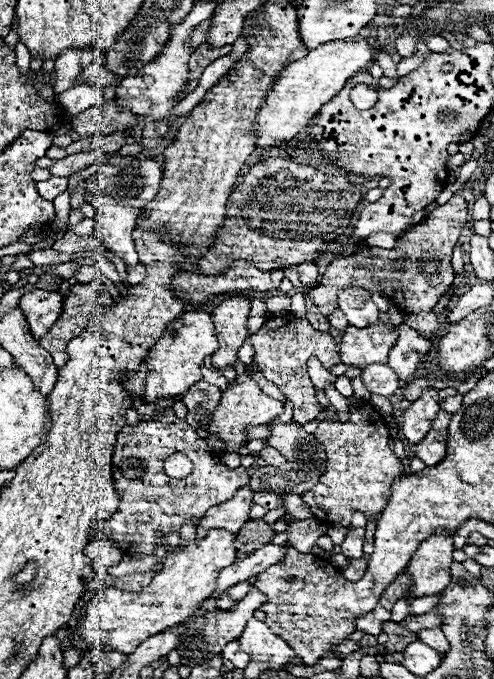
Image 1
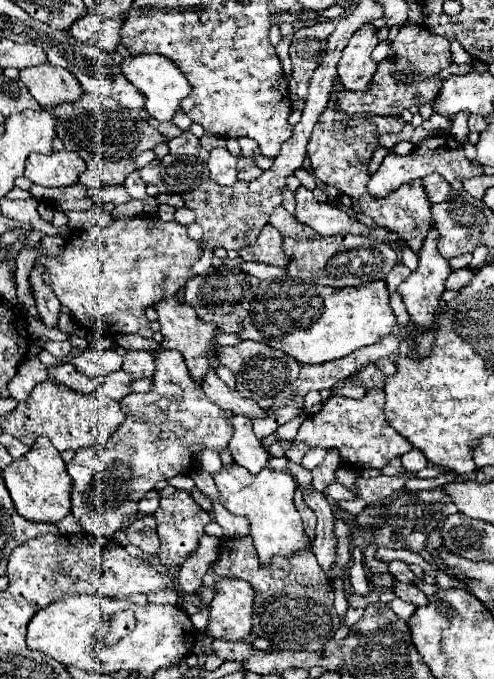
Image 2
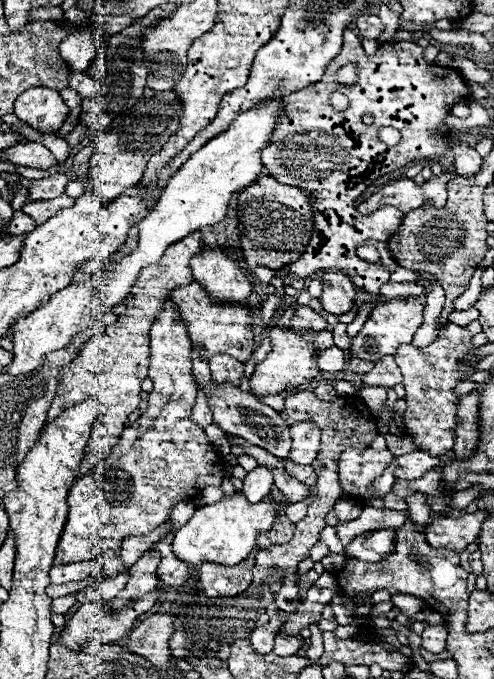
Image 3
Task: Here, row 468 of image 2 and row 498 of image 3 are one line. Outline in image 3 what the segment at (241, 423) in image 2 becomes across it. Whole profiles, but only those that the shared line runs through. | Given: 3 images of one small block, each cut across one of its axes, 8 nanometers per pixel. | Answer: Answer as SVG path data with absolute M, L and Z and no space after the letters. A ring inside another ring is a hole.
M258 466L246 474L242 492L246 494L246 498L250 498L250 502L258 502L270 494L272 484L274 484L272 472L266 466Z

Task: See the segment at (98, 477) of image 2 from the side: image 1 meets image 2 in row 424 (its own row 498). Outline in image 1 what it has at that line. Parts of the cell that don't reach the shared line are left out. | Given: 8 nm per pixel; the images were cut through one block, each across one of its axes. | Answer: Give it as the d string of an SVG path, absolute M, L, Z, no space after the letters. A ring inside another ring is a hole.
M164 412L148 422L126 424L118 432L112 456L112 478L120 496L118 512L102 524L94 524L96 528L90 530L88 538L110 538L124 554L152 554L156 544L162 544L160 536L180 530L186 520L198 524L208 508L228 502L242 484L248 484L242 466L236 470L226 468L216 454L208 452L206 440L198 438L196 430L186 422L180 422L174 412ZM174 452L182 452L192 460L194 470L190 476L178 480L164 474L164 460Z

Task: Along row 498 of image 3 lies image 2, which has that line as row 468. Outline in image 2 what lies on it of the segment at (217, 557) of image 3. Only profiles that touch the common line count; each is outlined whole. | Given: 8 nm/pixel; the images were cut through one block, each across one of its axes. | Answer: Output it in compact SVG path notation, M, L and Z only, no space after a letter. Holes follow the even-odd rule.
M222 464L222 470L214 474L216 488L220 492L218 502L222 502L232 514L244 516L250 524L250 536L258 550L258 558L262 564L270 564L272 556L292 556L298 550L310 548L310 538L304 534L302 520L298 510L294 508L292 496L296 490L296 482L288 472L276 472L272 468L264 468L258 474L248 472L240 464Z

